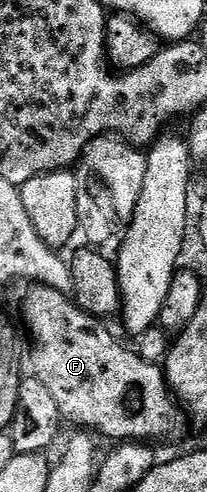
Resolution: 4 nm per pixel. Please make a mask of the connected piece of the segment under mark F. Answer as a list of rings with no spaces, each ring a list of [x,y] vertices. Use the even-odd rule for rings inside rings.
[[[43,284],[27,288],[30,289],[22,300],[22,320],[34,343],[33,375],[52,393],[52,399],[67,425],[78,424],[74,426],[99,437],[107,436],[110,442],[155,442],[172,435],[181,426],[183,413],[166,385],[165,371],[158,364],[148,362],[137,351],[130,349],[129,352],[102,325],[105,323],[99,317],[85,312],[67,293]]]

